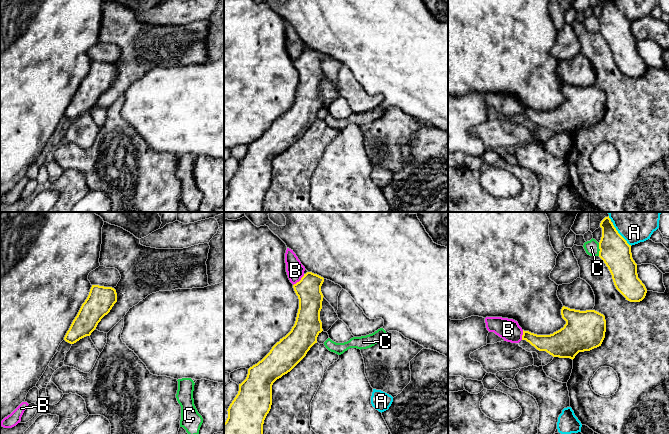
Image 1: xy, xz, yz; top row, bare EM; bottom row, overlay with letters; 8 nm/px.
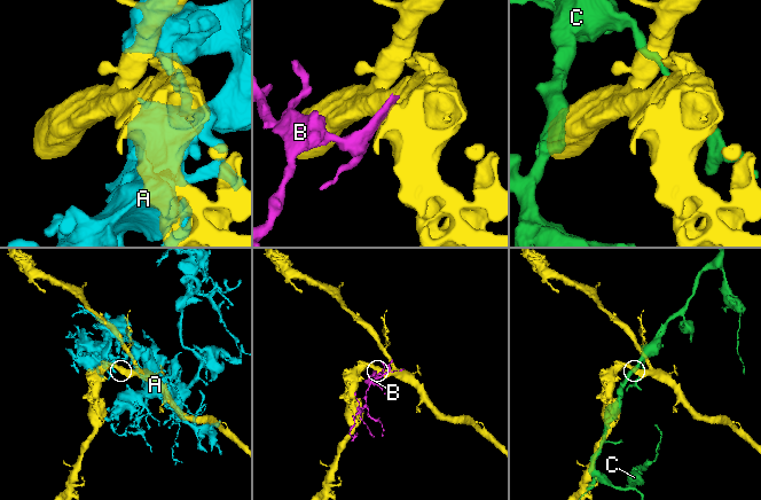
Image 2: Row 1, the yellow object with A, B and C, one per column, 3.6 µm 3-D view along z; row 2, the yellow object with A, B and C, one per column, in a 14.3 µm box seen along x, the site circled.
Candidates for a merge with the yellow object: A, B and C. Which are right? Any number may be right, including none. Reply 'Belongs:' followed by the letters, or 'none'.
Belongs: none

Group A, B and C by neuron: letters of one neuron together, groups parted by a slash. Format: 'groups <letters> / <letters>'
groups A / B / C

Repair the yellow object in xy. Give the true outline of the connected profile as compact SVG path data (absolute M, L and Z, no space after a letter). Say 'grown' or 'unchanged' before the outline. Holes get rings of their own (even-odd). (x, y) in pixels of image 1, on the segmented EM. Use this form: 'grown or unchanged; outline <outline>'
unchanged; outline M92 285L87 299L73 320L64 340L74 344L80 339L90 336L116 302L117 293L114 288Z

